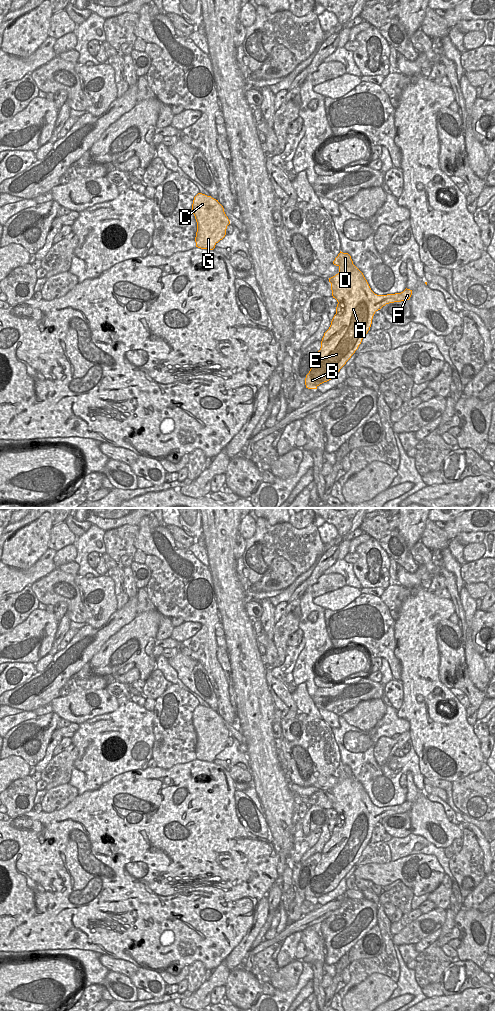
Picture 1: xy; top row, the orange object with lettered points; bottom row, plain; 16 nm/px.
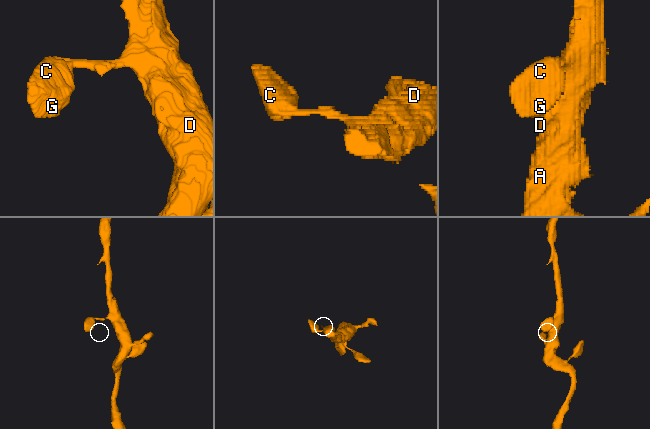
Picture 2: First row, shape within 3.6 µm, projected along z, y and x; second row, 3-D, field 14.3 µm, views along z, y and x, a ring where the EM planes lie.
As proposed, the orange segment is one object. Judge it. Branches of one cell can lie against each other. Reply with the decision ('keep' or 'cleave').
keep

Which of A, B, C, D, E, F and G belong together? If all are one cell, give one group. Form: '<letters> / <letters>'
A B C D E F G

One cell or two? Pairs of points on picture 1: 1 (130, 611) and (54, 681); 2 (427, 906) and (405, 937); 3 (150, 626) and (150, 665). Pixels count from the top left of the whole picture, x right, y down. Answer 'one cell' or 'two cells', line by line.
1: one cell
2: two cells
3: one cell

